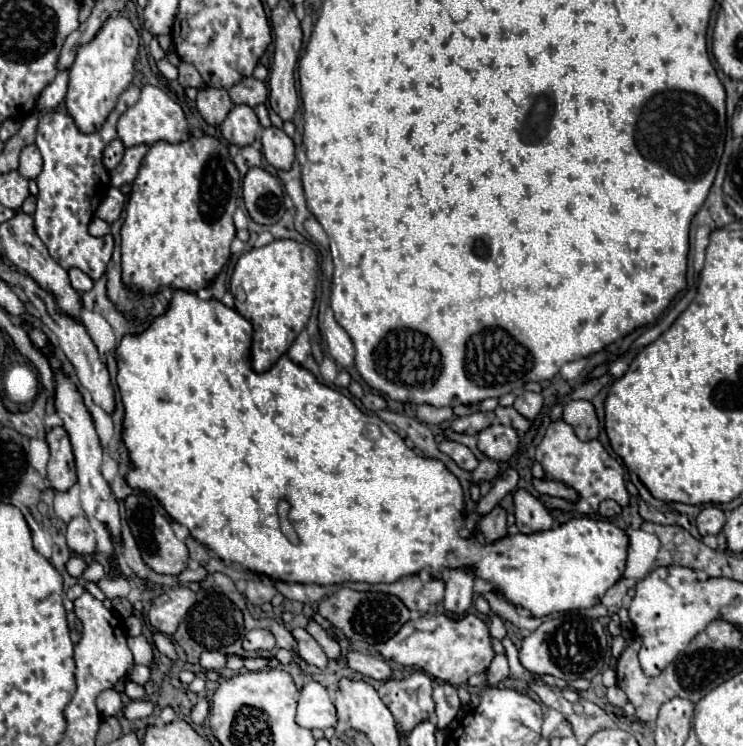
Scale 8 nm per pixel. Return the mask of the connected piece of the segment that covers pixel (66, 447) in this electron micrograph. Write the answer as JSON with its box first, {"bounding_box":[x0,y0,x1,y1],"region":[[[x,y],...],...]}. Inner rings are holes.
{"bounding_box":[47,426,77,492],"region":[[[55,426],[47,432],[47,444],[51,448],[51,460],[47,464],[47,478],[57,492],[67,492],[77,480],[75,458],[69,436],[63,426]]]}

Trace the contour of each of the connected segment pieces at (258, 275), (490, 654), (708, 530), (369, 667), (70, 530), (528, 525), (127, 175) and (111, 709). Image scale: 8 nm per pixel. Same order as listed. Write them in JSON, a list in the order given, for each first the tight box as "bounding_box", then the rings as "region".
[{"bounding_box":[230,239,317,372],"region":[[[279,239],[245,252],[230,279],[234,308],[253,326],[251,366],[255,372],[269,370],[281,358],[297,334],[307,326],[315,302],[317,254],[313,248],[291,239]]]},{"bounding_box":[375,614,495,686],"region":[[[425,614],[417,620],[405,622],[393,638],[377,644],[375,648],[387,660],[393,660],[401,666],[417,666],[443,682],[461,686],[469,676],[485,672],[491,666],[495,658],[491,642],[493,638],[489,634],[489,626],[475,614],[465,614],[461,618],[453,618],[447,614]]]},{"bounding_box":[697,505,725,536],"region":[[[708,505],[697,516],[697,530],[701,536],[719,534],[725,524],[725,513],[716,505]]]},{"bounding_box":[347,652,391,682],"region":[[[351,652],[347,656],[347,666],[363,676],[369,676],[373,680],[379,680],[379,682],[387,682],[391,680],[391,666],[381,660],[381,658],[375,658],[375,656],[369,656],[369,654],[361,654],[361,652]]]},{"bounding_box":[67,516,95,556],"region":[[[75,516],[67,524],[67,546],[79,556],[89,556],[95,552],[95,534],[87,522],[87,516]]]},{"bounding_box":[515,490,553,534],"region":[[[525,490],[515,492],[515,518],[521,534],[535,534],[553,528],[553,518],[547,508]]]},{"bounding_box":[110,144,147,188],"region":[[[137,144],[137,146],[131,146],[125,150],[121,164],[115,170],[110,171],[110,183],[113,187],[119,188],[121,184],[135,180],[135,174],[138,173],[139,164],[141,164],[145,152],[147,152],[145,144]]]},{"bounding_box":[97,690,123,716],"region":[[[103,690],[103,694],[99,694],[97,698],[97,710],[101,716],[115,716],[119,714],[123,708],[121,702],[121,694],[115,690]]]}]

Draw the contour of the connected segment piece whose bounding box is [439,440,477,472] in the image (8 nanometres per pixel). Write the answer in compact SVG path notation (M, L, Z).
M445 440L445 442L439 444L439 450L441 450L443 454L451 456L453 462L455 462L459 468L463 468L463 470L469 470L469 472L471 472L471 470L475 470L475 466L477 466L477 458L473 456L473 452L471 452L467 446L459 444L459 442Z

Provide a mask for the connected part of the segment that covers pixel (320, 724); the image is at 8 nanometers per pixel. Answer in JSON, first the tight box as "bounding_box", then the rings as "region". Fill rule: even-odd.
{"bounding_box":[295,680,335,728],"region":[[[311,680],[307,682],[299,692],[299,704],[297,704],[297,716],[295,722],[303,728],[329,728],[335,726],[335,706],[327,694],[327,690]]]}

